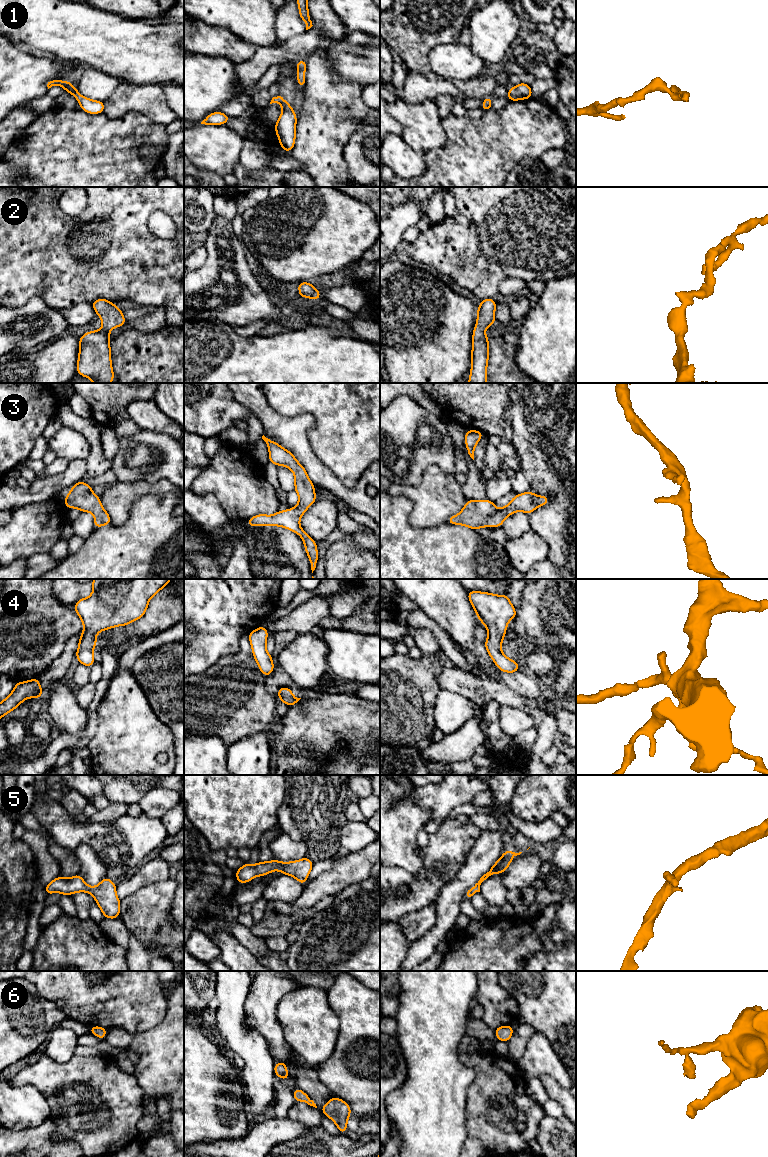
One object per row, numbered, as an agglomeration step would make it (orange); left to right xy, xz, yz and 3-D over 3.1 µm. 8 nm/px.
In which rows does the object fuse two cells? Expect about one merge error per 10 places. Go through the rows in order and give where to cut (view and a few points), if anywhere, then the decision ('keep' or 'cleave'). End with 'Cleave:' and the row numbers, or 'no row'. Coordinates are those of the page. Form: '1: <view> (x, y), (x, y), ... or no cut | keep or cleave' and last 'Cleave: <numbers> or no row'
1: no cut | keep
2: no cut | keep
3: no cut | keep
4: no cut | keep
5: no cut | keep
6: no cut | keep
Cleave: no row

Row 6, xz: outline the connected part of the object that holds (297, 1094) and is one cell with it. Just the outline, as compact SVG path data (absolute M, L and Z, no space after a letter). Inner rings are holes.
M296 1087L294 1089L294 1091L293 1091L293 1097L294 1097L295 1103L296 1102L300 1102L300 1101L304 1101L308 1105L317 1108L317 1106L314 1103L314 1101L311 1100L310 1097L306 1093L304 1093L301 1089L299 1089L298 1087Z

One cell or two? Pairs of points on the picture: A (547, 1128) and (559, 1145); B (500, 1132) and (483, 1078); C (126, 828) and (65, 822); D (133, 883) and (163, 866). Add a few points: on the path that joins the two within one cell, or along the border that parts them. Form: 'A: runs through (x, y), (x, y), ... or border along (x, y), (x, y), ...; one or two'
A: runs through (551, 1132), (559, 1141); one
B: runs through (500, 1119), (488, 1107), (487, 1091); one
C: runs through (111, 832), (80, 832); one
D: runs through (140, 879), (156, 870); one

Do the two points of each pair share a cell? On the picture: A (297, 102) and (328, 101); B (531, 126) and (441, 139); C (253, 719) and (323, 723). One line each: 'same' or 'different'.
A: different
B: different
C: different

